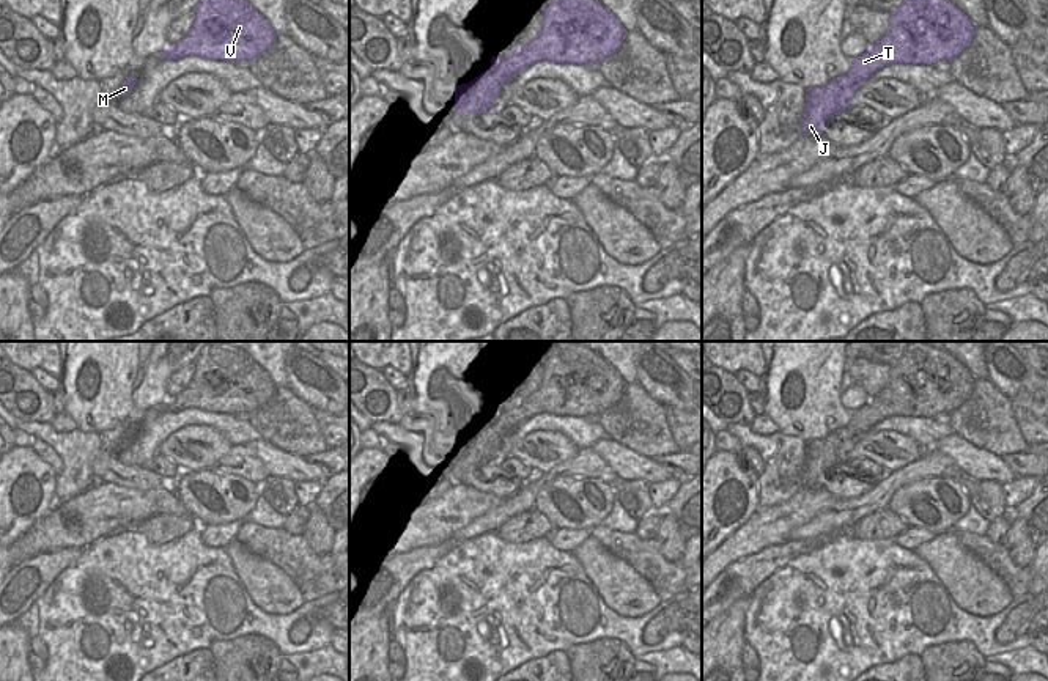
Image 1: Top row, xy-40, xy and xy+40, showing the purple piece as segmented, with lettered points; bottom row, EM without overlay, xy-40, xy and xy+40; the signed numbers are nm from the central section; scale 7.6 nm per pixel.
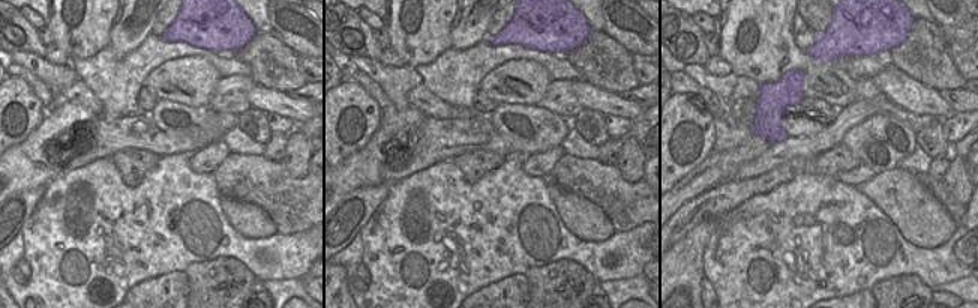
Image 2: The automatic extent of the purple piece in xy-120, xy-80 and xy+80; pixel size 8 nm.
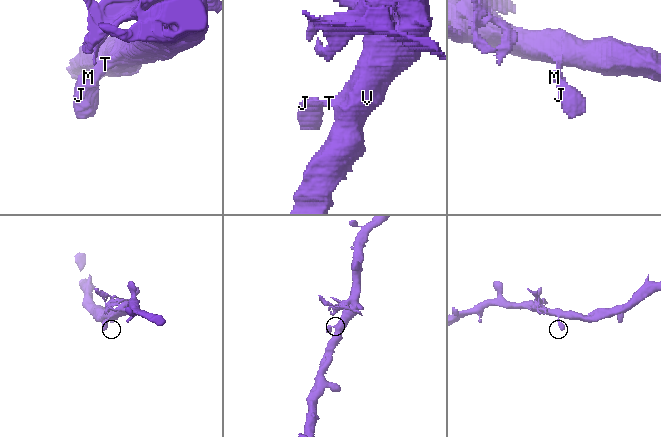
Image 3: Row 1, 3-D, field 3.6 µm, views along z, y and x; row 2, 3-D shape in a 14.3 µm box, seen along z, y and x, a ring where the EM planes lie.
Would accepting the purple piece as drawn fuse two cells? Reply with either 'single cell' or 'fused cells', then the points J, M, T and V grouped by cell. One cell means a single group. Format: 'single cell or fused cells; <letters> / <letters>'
single cell; J M T V

